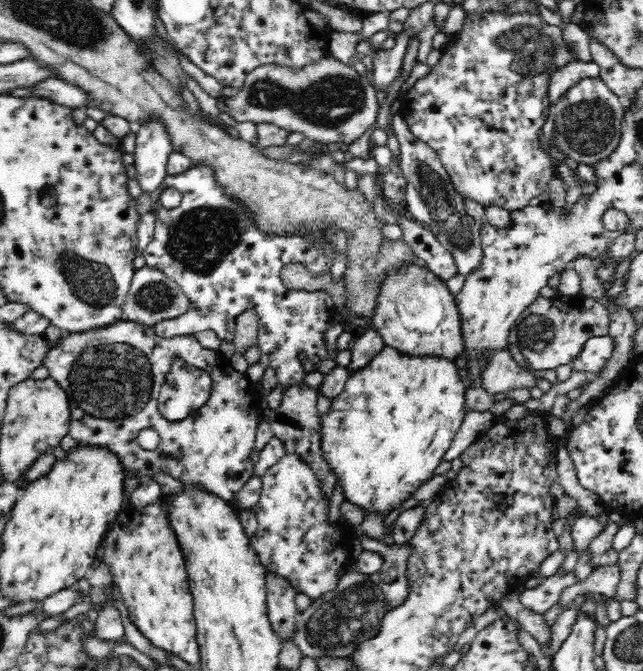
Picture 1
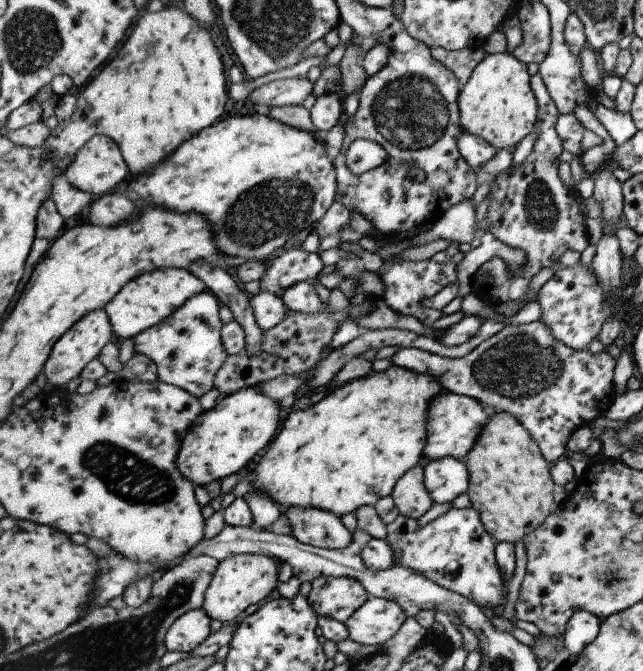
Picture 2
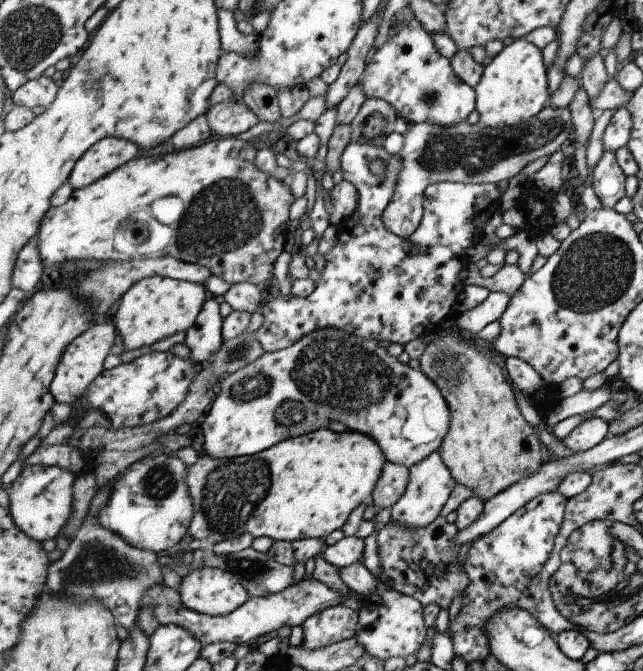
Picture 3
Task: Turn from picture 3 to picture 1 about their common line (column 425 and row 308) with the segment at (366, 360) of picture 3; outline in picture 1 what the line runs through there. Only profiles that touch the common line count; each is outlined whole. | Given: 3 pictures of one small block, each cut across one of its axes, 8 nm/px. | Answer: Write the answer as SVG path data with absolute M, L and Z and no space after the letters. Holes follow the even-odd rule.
M414 258L380 279L376 306L368 320L385 346L397 348L410 356L445 356L455 360L465 350L458 307L446 280Z

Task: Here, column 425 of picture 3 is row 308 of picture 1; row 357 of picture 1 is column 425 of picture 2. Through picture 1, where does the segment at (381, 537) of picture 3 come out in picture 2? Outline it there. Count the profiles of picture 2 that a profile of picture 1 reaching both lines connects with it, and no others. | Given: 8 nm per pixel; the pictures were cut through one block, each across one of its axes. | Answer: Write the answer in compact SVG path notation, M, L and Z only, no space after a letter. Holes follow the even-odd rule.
M473 506L465 509L450 508L445 514L428 522L424 526L419 526L416 518L411 518L400 514L399 518L387 525L389 544L395 554L395 565L399 567L411 568L415 572L425 574L429 580L433 580L451 590L457 592L469 600L473 600L480 607L491 608L498 613L505 601L505 582L503 572L497 560L497 540L485 528L484 521L481 520L481 512L477 512Z

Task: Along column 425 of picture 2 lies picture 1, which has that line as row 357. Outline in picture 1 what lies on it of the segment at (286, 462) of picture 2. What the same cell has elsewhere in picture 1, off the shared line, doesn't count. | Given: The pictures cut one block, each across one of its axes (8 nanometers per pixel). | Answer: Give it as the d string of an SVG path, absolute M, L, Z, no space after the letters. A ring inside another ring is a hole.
M385 346L376 353L376 356L358 371L350 373L346 381L344 390L332 400L330 412L322 416L322 440L323 453L330 466L336 470L338 482L343 488L345 498L352 504L358 505L366 511L366 516L370 513L388 514L393 509L401 507L401 504L411 498L420 485L426 483L434 476L436 468L442 462L444 452L450 448L456 432L461 427L464 415L466 414L466 386L462 382L460 370L456 366L456 361L445 356L410 356L397 348Z

